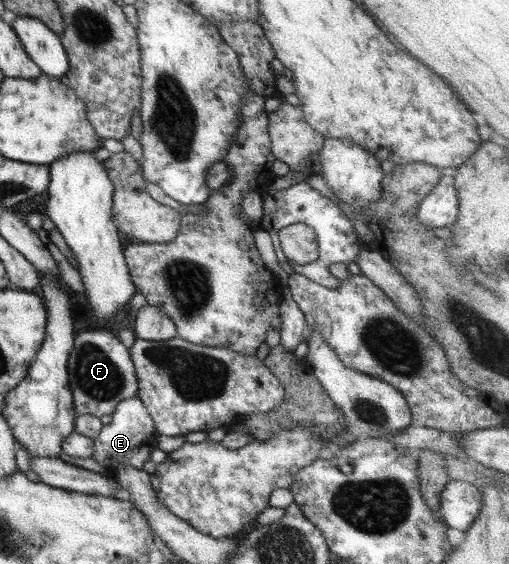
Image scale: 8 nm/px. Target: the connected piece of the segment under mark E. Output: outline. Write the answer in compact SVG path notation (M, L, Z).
M138 396L121 400L111 414L111 422L103 425L97 438L93 440L93 456L91 460L97 460L107 468L106 476L114 478L119 464L129 464L133 468L143 468L143 464L150 459L151 452L157 449L157 427L153 423L153 418L147 412L145 405Z

